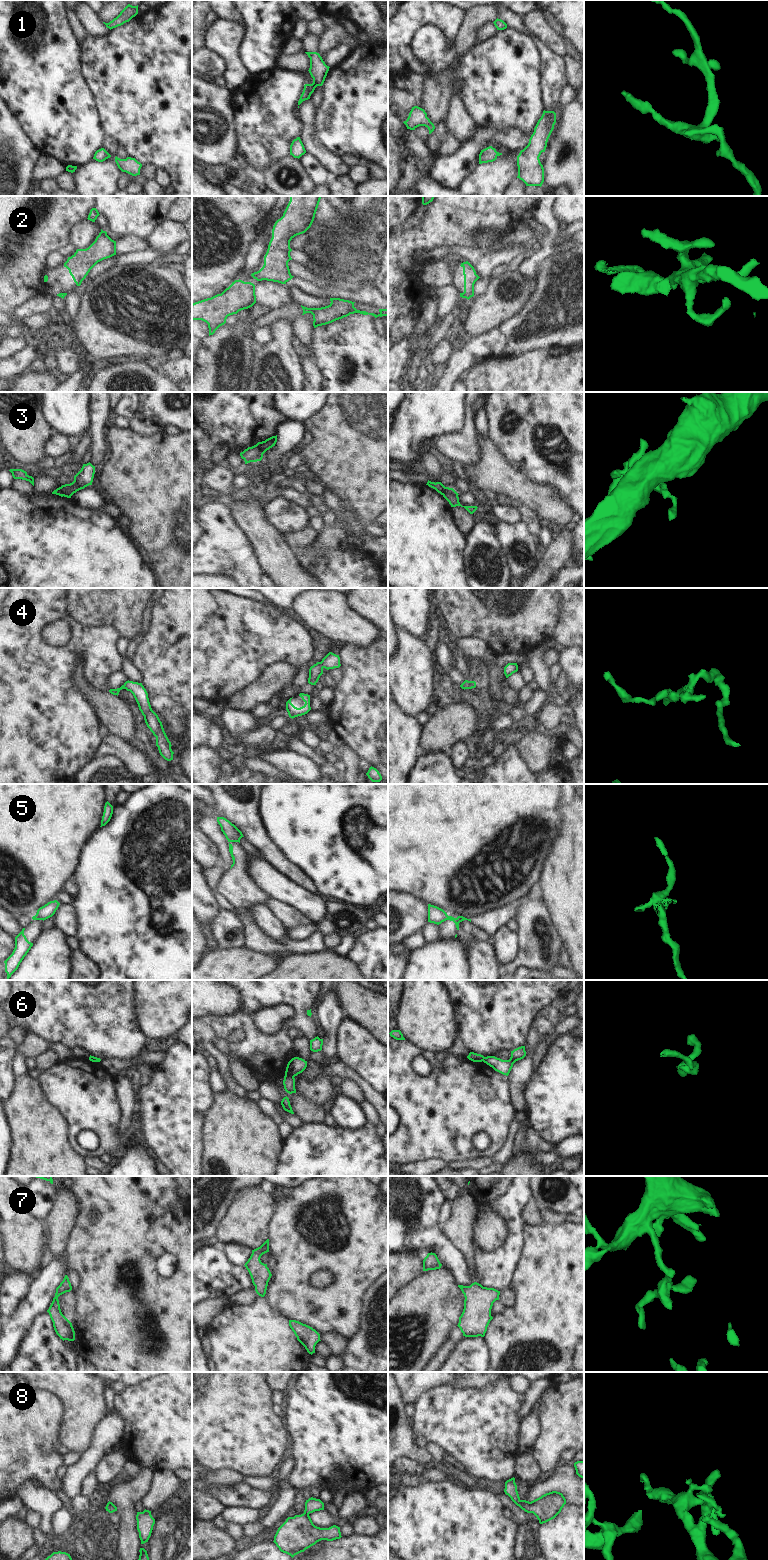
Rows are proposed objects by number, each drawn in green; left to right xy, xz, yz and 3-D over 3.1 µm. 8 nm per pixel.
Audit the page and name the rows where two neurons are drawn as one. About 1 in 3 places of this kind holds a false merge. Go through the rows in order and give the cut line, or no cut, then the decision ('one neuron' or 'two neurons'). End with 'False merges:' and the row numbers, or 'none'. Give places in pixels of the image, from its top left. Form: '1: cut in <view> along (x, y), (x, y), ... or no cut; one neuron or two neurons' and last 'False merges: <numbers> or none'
1: no cut; one neuron
2: no cut; one neuron
3: cut in xz along (254, 445), (263, 453); two neurons
4: no cut; one neuron
5: cut in yz along (449, 916), (446, 919); two neurons
6: cut in xz along (285, 1074), (293, 1077); two neurons
7: no cut; one neuron
8: no cut; one neuron
False merges: 3, 5, 6

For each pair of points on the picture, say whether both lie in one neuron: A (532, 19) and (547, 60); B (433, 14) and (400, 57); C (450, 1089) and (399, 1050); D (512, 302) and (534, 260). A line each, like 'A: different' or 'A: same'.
A: different
B: same
C: same
D: different

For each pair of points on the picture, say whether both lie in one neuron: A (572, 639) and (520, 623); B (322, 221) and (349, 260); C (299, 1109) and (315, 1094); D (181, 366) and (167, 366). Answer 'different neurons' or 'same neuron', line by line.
A: different neurons
B: same neuron
C: different neurons
D: same neuron

